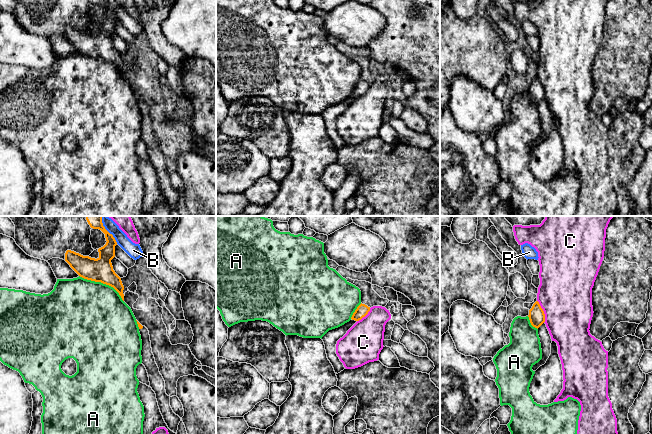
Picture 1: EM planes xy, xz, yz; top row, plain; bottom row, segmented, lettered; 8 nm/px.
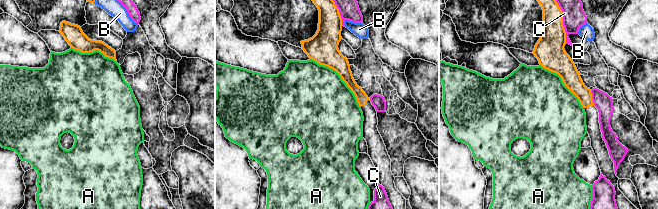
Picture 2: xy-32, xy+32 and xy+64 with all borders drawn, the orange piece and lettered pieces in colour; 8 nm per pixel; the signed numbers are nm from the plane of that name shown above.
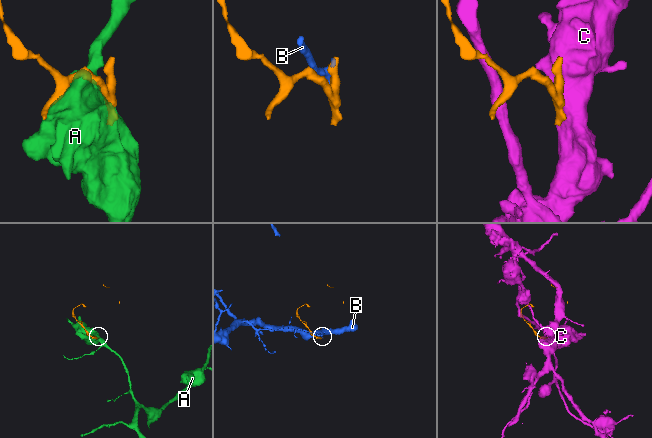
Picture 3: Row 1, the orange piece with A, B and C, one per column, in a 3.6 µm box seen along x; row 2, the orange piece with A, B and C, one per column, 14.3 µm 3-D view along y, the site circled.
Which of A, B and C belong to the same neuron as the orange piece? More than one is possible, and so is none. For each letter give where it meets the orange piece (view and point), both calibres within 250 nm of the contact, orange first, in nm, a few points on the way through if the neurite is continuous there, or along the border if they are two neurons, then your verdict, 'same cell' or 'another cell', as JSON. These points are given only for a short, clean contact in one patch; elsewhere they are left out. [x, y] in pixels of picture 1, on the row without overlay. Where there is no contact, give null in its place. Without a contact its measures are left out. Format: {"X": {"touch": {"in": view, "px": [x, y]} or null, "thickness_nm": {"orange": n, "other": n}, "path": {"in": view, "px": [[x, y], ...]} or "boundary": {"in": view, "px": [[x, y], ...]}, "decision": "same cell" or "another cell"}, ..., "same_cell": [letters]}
{"A": {"touch": {"in": "xy", "px": [103, 59]}, "thickness_nm": {"orange": 190, "other": 500}, "decision": "another cell"}, "B": {"touch": {"in": "xy", "px": [111, 10]}, "thickness_nm": {"orange": 130, "other": 110}, "decision": "another cell"}, "C": {"touch": {"in": "yz", "px": [543, 87]}, "thickness_nm": {"orange": 130, "other": 440}, "decision": "another cell"}, "same_cell": []}

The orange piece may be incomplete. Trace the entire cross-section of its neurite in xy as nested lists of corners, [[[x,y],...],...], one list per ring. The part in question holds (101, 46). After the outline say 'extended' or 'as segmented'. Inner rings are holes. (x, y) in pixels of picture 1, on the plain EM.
[[[89,0],[93,5],[99,5],[105,10],[106,20],[98,25],[97,35],[83,32],[71,26],[65,29],[65,37],[82,54],[101,58],[113,63],[124,77],[124,62],[121,54],[113,46],[111,36],[115,33],[115,22],[117,18],[103,0]]]; as segmented

